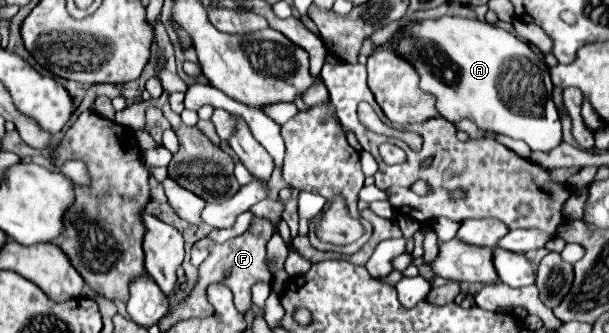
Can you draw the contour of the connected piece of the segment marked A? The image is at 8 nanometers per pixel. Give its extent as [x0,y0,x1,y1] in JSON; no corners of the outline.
[394,16,562,152]

